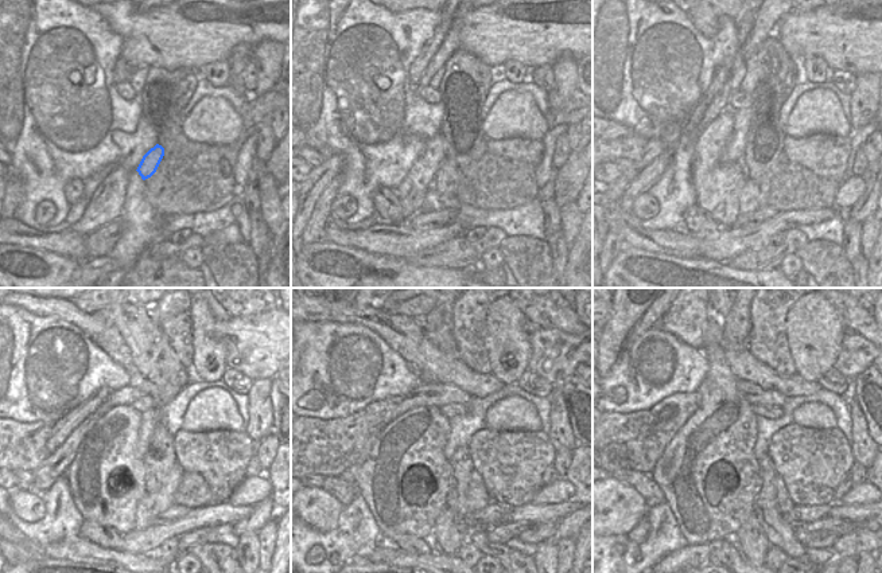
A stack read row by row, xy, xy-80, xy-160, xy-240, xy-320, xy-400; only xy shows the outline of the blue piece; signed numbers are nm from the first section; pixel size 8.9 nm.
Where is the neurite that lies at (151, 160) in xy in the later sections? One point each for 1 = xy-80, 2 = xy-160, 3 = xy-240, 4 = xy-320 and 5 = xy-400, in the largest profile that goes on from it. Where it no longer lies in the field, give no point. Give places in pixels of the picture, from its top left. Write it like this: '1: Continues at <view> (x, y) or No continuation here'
1: Continues at xy-80 (447, 176)
2: Continues at xy-160 (754, 194)
3: Continues at xy-240 (147, 507)
4: Continues at xy-320 (449, 534)
5: Continues at xy-400 (750, 538)

